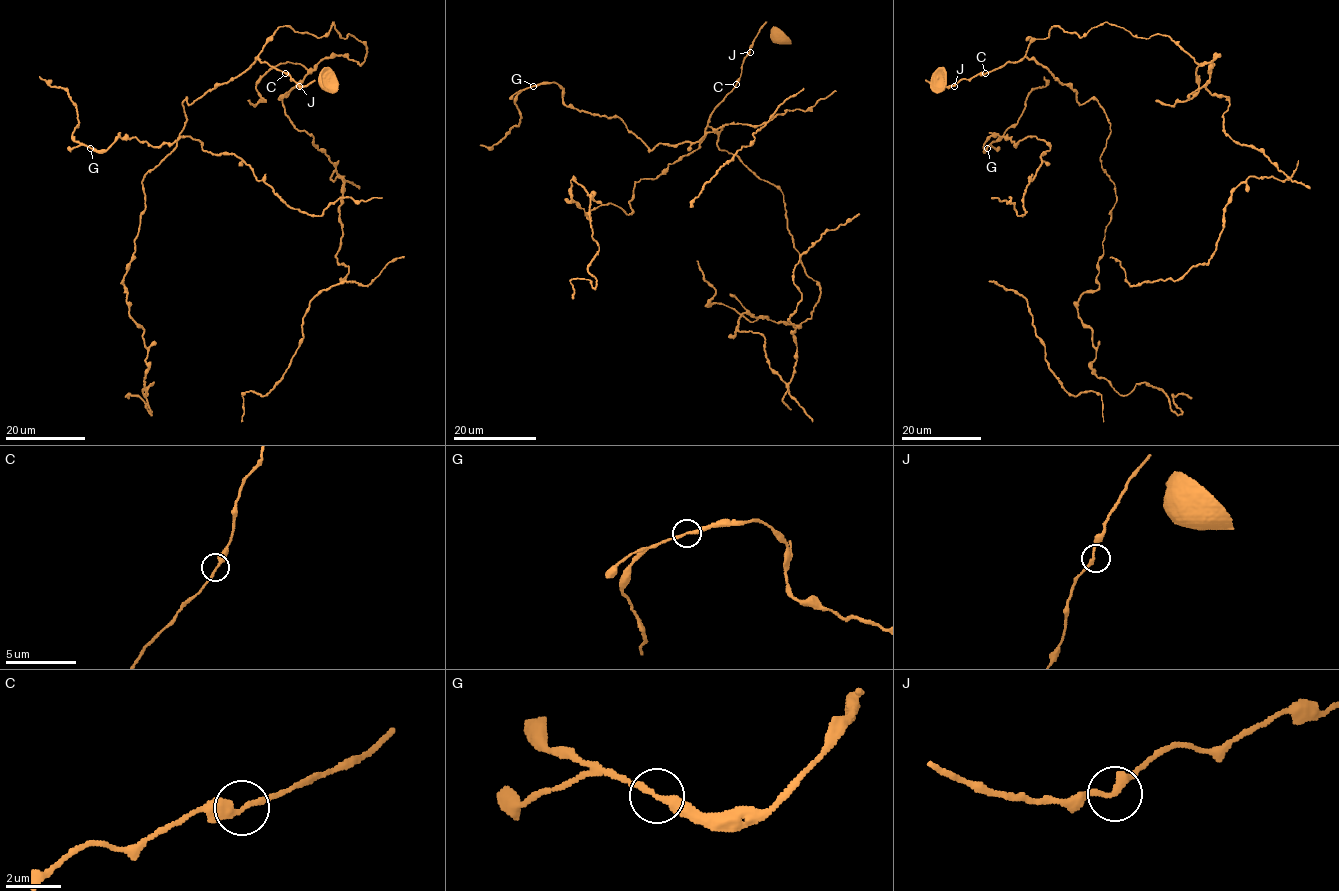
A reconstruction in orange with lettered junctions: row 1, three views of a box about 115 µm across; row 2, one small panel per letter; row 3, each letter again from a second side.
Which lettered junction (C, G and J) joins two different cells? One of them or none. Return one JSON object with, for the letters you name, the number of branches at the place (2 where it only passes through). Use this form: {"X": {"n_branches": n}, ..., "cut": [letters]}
{"cut": []}

